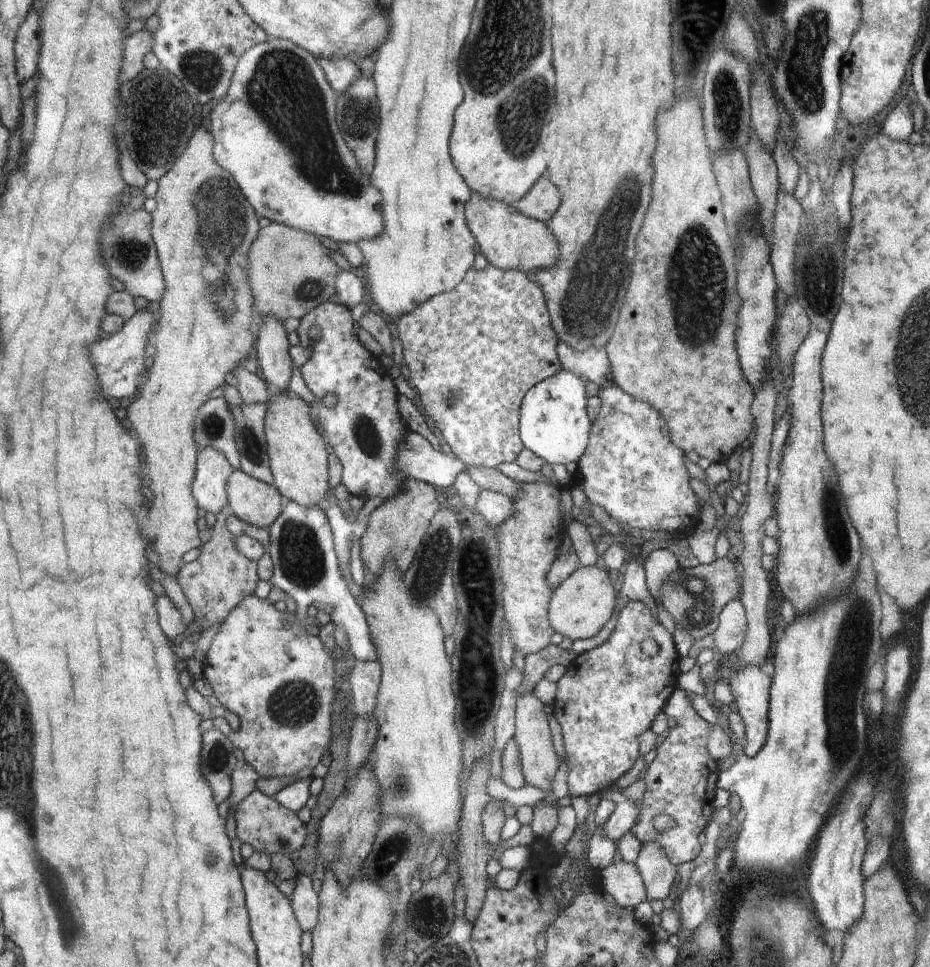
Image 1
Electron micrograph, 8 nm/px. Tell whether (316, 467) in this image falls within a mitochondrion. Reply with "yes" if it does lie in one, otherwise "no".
no

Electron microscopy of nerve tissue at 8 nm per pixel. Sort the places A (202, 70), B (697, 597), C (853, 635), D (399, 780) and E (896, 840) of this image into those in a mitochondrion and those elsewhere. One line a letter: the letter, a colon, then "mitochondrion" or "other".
A: mitochondrion
B: mitochondrion
C: mitochondrion
D: mitochondrion
E: other

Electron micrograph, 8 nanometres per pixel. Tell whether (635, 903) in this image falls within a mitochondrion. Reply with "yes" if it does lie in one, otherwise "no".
no

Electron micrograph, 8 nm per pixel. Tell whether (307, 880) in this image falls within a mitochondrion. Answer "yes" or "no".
no

